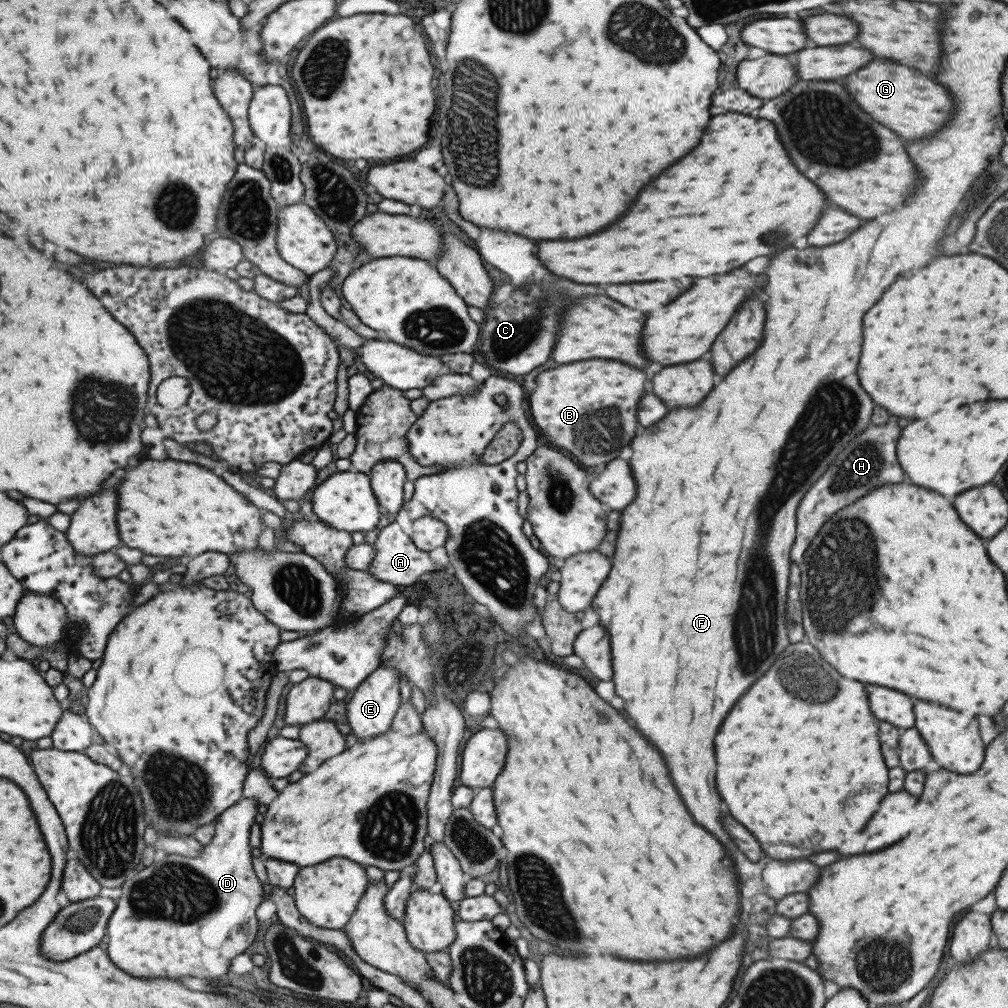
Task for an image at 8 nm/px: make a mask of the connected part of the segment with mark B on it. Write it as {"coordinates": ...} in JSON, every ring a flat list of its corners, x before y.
{"coordinates":[[585,360,575,364,563,364,551,370,545,370,535,378,535,388,527,396,529,412,533,424,539,433,545,436,552,445,563,448,571,454,571,458,588,468,613,460,619,456,619,450,629,444,635,434,635,406,641,394,645,392,645,374,633,366,615,362,615,360]]}

